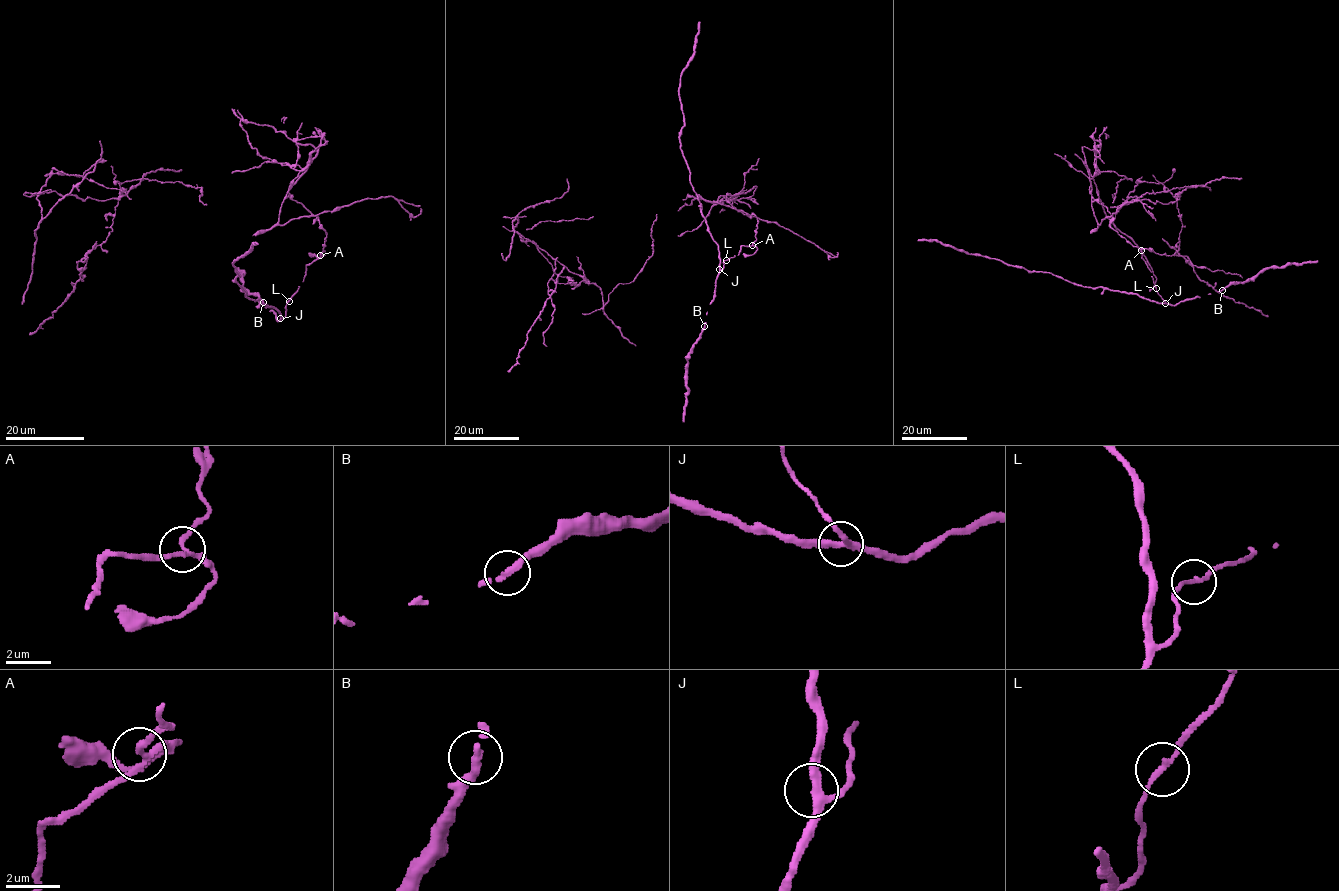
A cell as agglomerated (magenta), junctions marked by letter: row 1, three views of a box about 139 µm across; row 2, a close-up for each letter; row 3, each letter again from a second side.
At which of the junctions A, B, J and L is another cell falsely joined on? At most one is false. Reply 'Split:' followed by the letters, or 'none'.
Split: A

